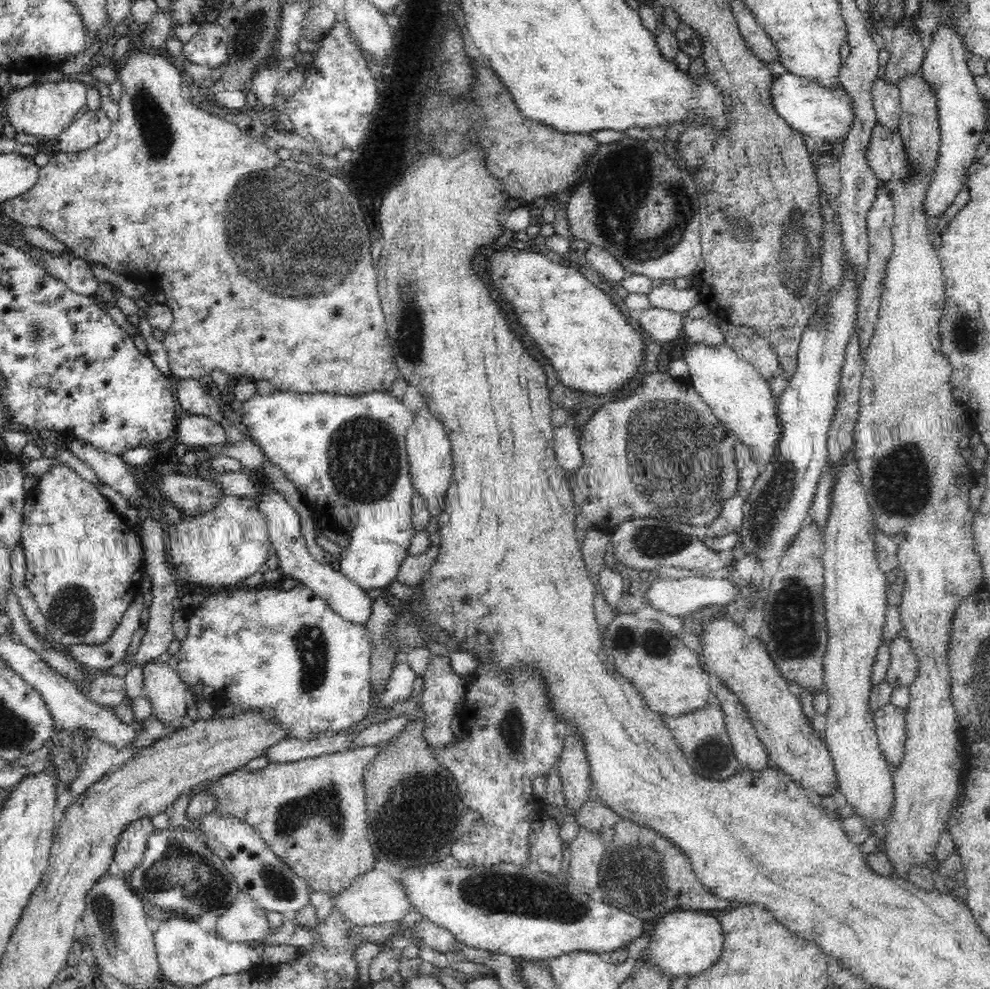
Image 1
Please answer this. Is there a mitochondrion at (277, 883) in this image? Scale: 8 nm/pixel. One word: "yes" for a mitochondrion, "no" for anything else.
yes

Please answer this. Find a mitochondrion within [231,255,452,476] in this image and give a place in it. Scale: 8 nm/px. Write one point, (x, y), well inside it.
(410, 336)

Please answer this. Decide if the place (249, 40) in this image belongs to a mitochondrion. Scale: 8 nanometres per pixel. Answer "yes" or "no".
yes

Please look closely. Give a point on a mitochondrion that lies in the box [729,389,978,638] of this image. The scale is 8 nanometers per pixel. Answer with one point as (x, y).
(900, 480)

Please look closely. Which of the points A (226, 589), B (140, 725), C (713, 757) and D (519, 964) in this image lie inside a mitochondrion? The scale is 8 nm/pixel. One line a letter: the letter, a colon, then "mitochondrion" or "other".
A: other
B: other
C: mitochondrion
D: other

